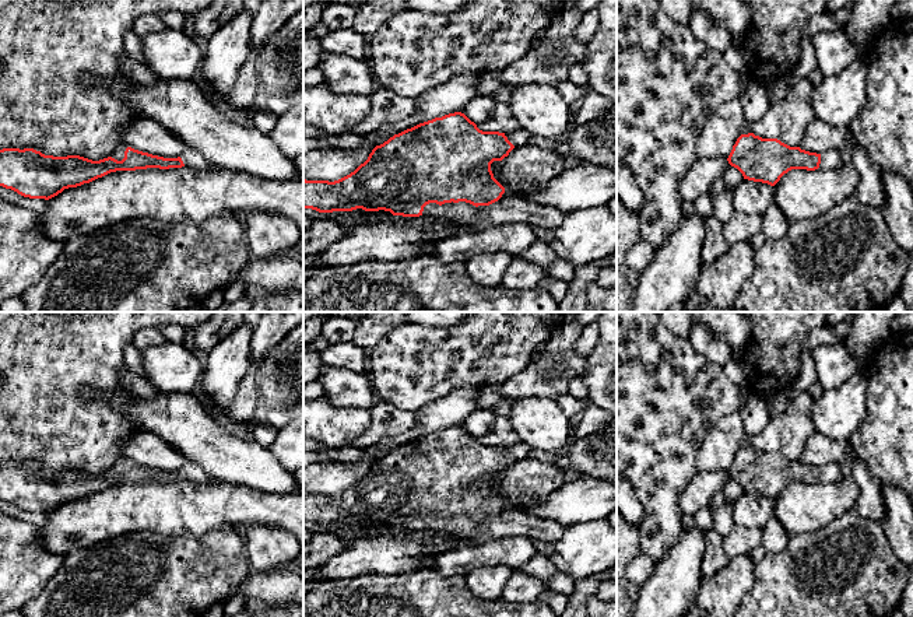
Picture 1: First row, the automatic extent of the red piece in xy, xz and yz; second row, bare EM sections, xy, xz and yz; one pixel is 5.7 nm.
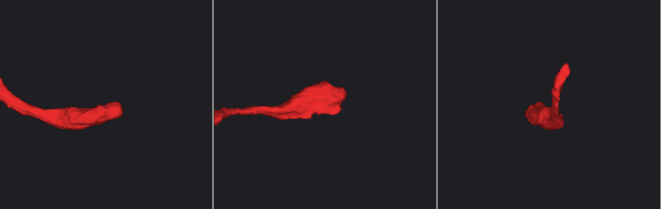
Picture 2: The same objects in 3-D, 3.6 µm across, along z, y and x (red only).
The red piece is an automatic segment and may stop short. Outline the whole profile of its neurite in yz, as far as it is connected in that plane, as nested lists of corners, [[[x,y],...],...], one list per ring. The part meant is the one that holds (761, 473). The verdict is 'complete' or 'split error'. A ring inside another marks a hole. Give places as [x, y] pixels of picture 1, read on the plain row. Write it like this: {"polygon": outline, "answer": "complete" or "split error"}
{"polygon": [[[754,446],[737,452],[727,474],[742,487],[744,492],[770,499],[791,483],[839,483],[844,478],[839,463],[817,467]]], "answer": "split error"}

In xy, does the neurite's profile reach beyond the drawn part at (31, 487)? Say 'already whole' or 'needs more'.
needs more

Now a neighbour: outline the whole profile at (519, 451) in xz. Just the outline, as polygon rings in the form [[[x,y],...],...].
[[[520,441],[515,445],[505,446],[508,453],[515,459],[515,460],[523,460],[529,458],[529,453],[531,451],[531,446],[527,445],[526,442]]]

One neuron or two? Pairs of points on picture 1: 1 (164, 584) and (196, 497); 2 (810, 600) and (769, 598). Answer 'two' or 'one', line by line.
1: two
2: one

